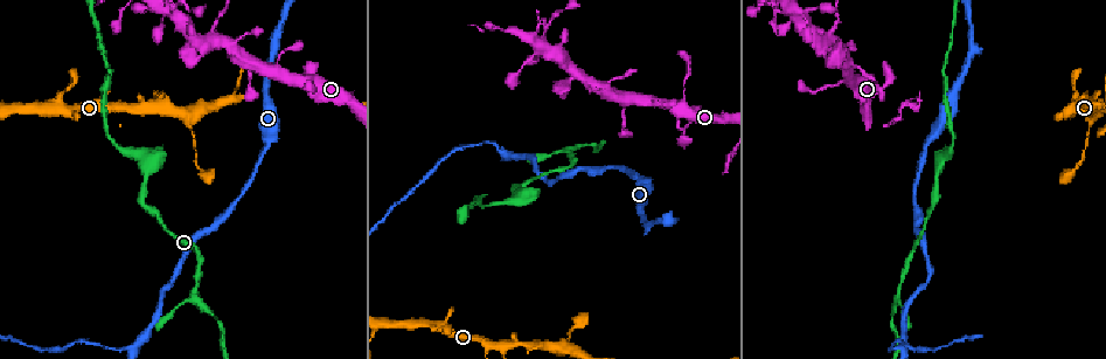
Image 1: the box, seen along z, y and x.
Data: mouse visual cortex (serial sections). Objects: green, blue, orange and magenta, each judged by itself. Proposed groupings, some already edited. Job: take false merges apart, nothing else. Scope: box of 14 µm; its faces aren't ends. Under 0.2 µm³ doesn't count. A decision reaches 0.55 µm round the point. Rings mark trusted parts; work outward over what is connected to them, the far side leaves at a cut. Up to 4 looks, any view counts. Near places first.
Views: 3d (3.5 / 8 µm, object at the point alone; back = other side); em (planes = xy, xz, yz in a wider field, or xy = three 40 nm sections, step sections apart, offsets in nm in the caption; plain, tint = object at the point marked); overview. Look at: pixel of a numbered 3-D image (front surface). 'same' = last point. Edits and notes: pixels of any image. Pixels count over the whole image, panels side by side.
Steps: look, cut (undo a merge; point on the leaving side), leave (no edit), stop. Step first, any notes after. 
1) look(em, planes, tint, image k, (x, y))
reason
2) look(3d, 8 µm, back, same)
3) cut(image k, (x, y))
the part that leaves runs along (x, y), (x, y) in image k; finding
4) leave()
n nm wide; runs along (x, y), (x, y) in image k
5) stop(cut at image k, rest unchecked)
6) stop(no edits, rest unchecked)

look(3d, 3.5 µm, image 1, (504, 344))
three-way junction

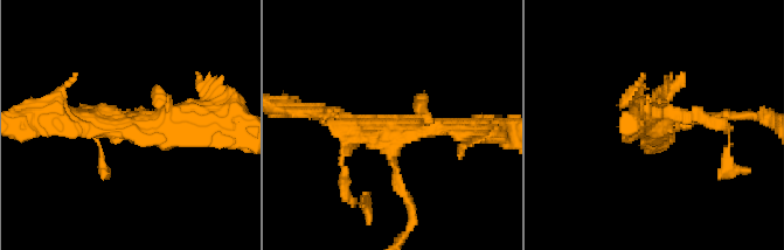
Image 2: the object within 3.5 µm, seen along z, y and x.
look(em, xy, step 1, tint, image 2, (392, 132))

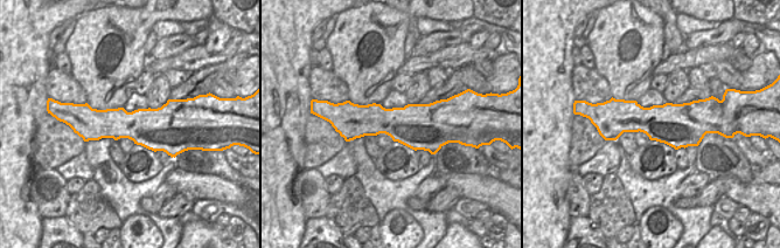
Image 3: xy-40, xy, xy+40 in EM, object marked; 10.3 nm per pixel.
leave()
runs along (321, 112), (347, 131), (476, 127) in image 2; continuous, no second cell

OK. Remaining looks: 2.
look(3d, 3.5 µm, image 1, (508, 154))
a fork

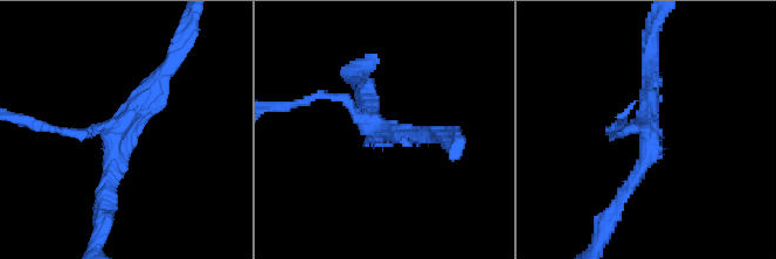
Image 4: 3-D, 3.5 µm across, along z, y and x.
look(em, xy, step 5, tint, image 4, (379, 133))
3 arms; arms of 150, 200, 250 nm

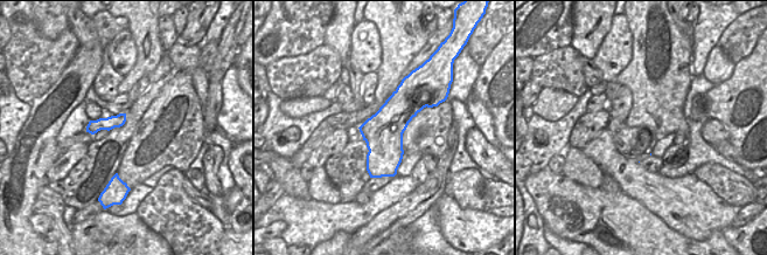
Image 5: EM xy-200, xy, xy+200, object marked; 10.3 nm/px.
leave()
runs along (123, 116), (118, 121), (89, 129) in image 5; one cell here

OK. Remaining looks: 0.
stop(no edits, rest unchecked)

